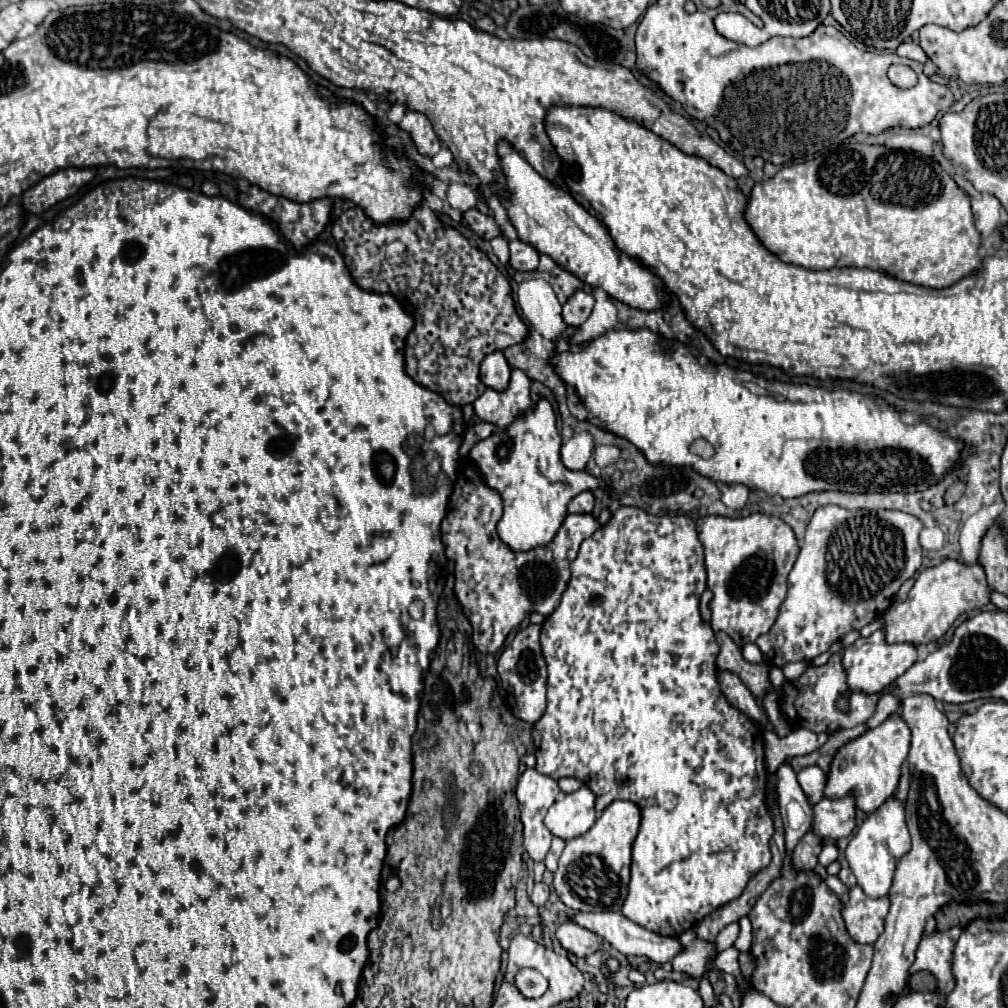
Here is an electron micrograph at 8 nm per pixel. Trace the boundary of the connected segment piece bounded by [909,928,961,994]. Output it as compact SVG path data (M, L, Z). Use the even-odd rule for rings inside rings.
M949 928L945 932L935 930L931 934L923 934L917 948L917 958L909 968L911 974L929 970L937 978L941 994L949 994L955 988L955 978L951 974L951 952L955 948L959 932L961 928Z

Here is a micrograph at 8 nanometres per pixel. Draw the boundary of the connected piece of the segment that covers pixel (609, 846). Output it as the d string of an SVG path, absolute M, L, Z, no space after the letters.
M615 800L601 812L593 828L589 828L577 838L567 840L553 880L553 888L565 906L581 912L621 910L627 896L631 846L639 832L639 822L641 810L637 804L629 800Z

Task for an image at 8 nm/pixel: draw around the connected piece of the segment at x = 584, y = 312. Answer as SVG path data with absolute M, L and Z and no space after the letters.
M577 290L563 306L563 320L567 326L579 328L591 314L591 308L595 304L593 294L585 292L585 290Z

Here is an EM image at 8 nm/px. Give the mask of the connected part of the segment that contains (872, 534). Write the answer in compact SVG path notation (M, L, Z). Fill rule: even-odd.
M835 504L817 508L807 524L797 562L787 576L789 588L785 602L779 606L779 616L773 628L757 638L765 660L777 668L783 668L787 662L811 660L827 652L837 638L851 630L861 630L879 618L891 606L899 586L921 568L921 528L919 518L899 510L847 510Z

